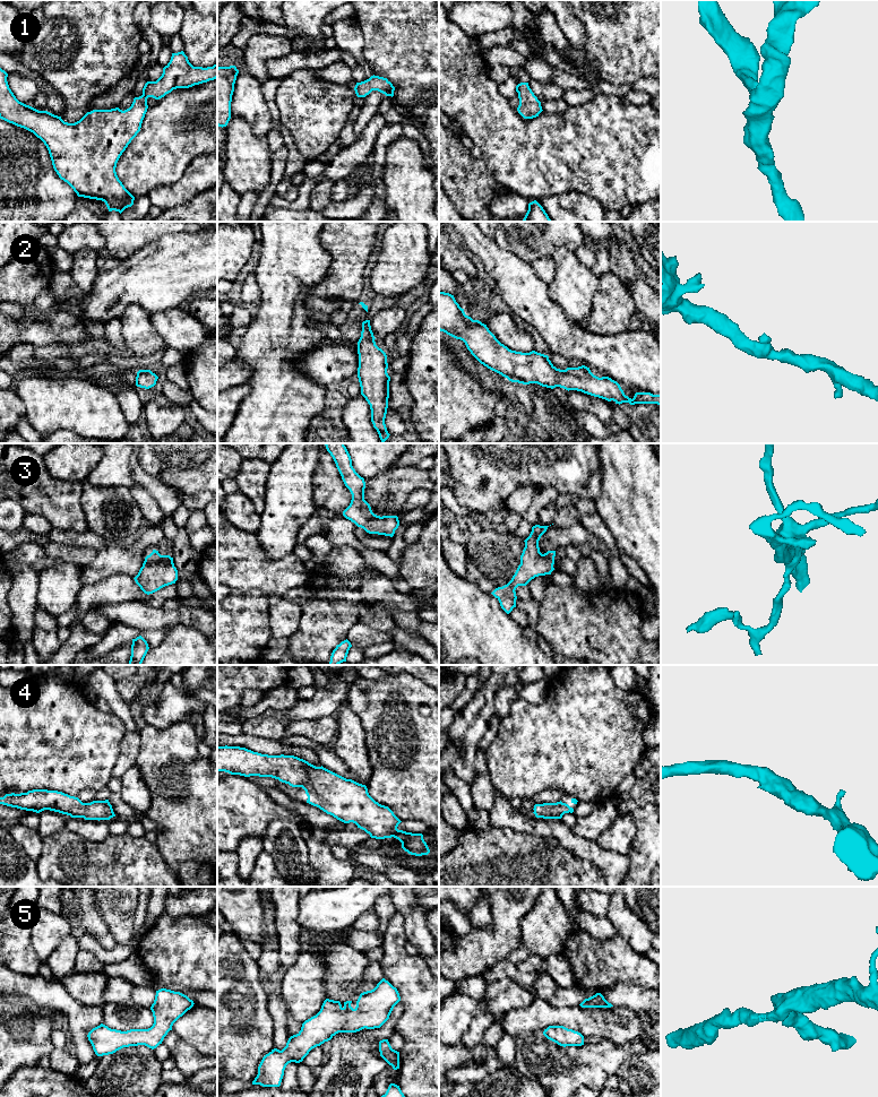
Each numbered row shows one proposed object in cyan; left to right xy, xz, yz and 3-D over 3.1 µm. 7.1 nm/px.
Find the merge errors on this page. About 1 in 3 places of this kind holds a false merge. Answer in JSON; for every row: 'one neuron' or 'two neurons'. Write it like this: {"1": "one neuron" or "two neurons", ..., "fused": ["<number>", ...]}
{"1": "one neuron", "2": "one neuron", "3": "one neuron", "4": "one neuron", "5": "one neuron", "fused": []}

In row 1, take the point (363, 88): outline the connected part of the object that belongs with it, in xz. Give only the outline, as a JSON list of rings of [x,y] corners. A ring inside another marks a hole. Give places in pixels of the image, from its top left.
[[[373,75],[364,81],[356,83],[354,90],[358,97],[365,97],[372,90],[378,90],[386,96],[393,97],[395,87],[387,78]]]

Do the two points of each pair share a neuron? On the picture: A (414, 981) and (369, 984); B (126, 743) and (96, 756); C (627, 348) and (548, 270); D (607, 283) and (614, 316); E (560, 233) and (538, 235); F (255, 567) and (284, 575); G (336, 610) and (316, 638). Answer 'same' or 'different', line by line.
A: different
B: different
C: different
D: same
E: same
F: same
G: same

